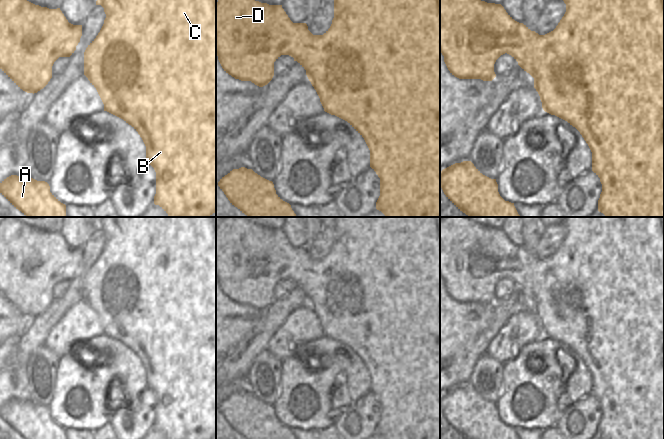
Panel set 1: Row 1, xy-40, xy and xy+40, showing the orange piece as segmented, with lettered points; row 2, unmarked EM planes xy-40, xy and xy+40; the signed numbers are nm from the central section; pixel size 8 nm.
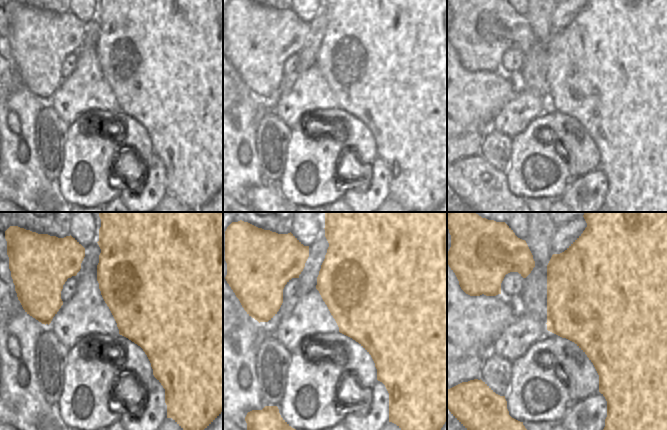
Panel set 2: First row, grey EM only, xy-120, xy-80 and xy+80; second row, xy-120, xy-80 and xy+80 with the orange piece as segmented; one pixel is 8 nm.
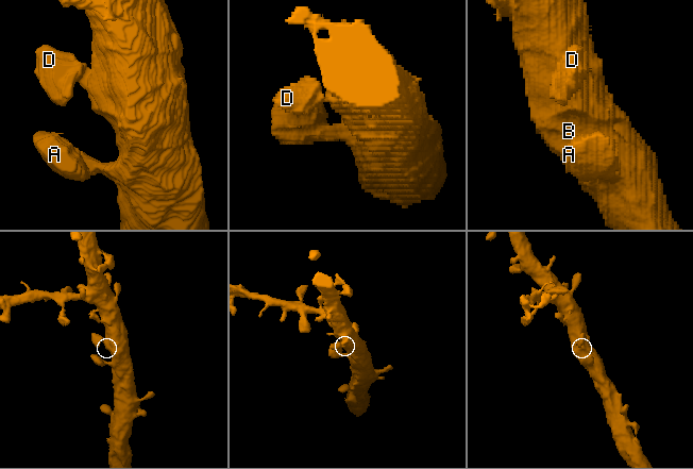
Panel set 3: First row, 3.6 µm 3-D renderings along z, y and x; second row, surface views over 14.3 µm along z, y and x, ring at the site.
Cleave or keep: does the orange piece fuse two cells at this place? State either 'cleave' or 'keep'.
keep

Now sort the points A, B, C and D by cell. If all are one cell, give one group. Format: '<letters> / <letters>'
A B C D

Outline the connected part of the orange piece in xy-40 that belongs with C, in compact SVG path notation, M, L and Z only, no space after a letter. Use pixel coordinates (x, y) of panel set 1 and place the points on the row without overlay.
M99 217L96 229L104 232L106 242L96 262L84 276L84 299L96 312L107 335L131 349L146 370L146 387L156 396L156 418L154 428L159 429L168 439L212 439L216 436L216 217Z

